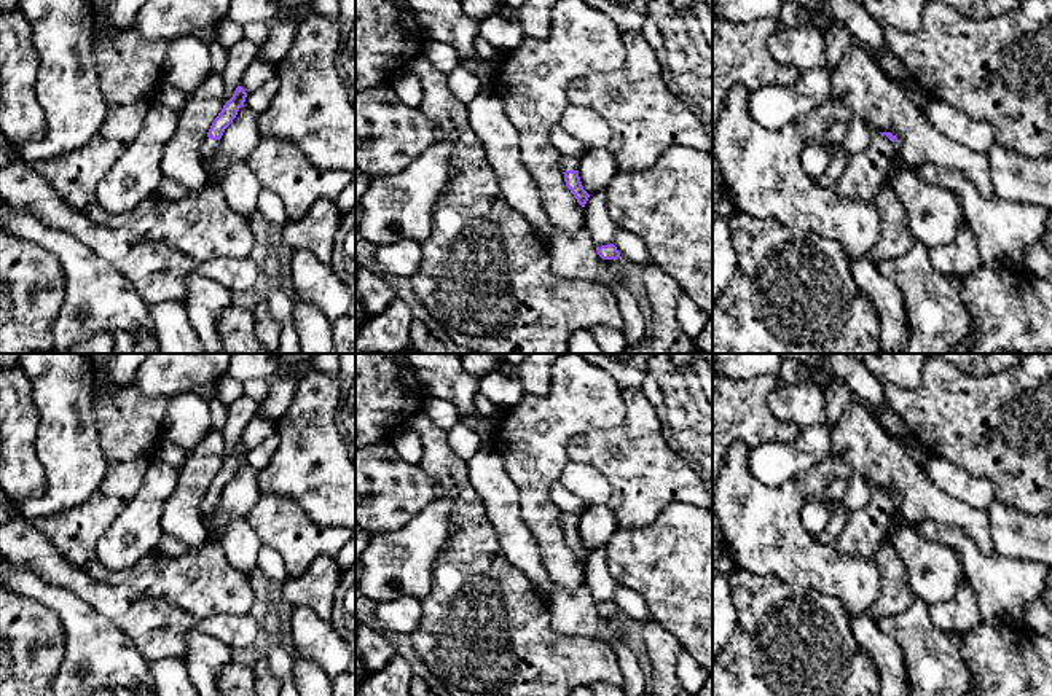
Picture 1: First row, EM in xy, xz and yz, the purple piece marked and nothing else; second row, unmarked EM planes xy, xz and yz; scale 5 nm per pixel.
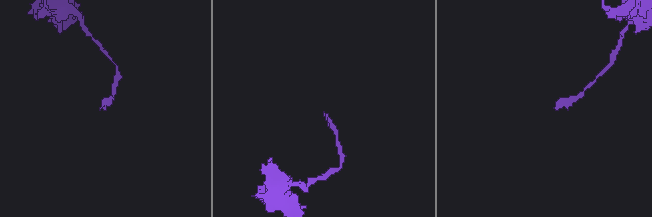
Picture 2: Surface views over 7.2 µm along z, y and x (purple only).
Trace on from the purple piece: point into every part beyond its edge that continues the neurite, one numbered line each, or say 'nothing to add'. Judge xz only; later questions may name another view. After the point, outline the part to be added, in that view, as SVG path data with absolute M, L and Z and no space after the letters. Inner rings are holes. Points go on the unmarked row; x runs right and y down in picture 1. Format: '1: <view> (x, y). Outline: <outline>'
1: xz (568, 520). Outline: M561 513L559 516L561 527L563 529L579 527L582 514L583 513Z

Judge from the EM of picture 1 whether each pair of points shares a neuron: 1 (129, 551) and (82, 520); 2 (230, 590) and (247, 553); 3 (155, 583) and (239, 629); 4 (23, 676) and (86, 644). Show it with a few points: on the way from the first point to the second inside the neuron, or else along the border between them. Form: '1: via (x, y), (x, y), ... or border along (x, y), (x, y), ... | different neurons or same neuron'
1: border along (126, 504), (96, 545), (96, 556), (112, 570) | different neurons
2: border along (219, 543), (227, 563), (247, 578) | different neurons
3: border along (176, 604), (198, 617), (247, 613) | different neurons
4: border along (61, 618), (64, 661), (53, 679) | different neurons

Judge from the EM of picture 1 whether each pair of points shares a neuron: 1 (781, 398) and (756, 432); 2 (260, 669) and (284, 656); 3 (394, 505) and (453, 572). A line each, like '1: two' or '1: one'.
1: two
2: two
3: two

